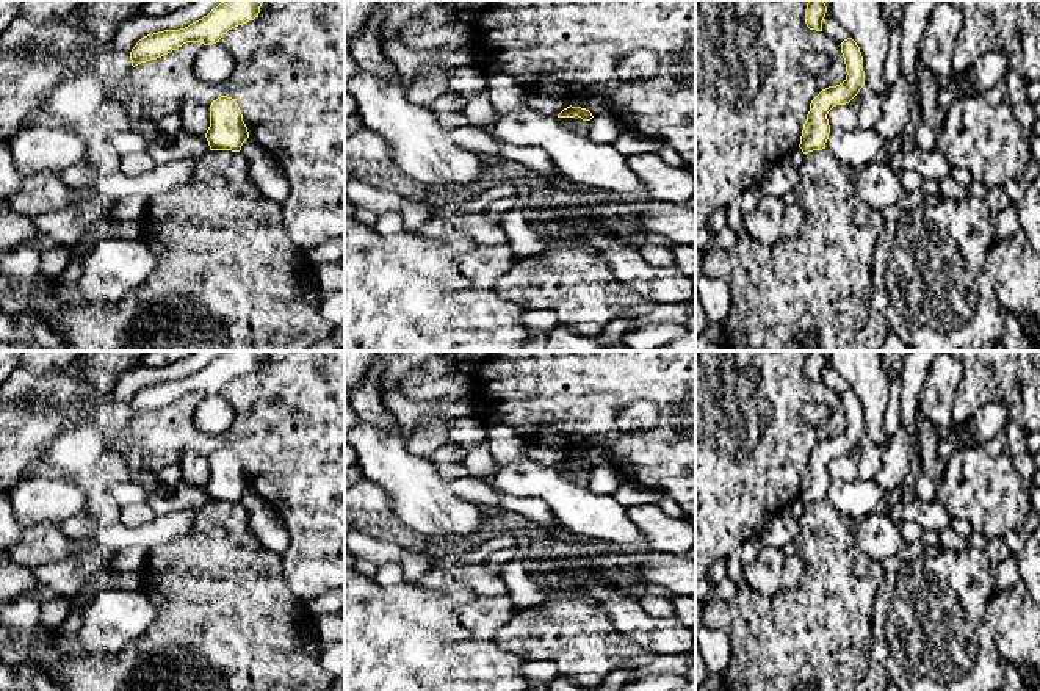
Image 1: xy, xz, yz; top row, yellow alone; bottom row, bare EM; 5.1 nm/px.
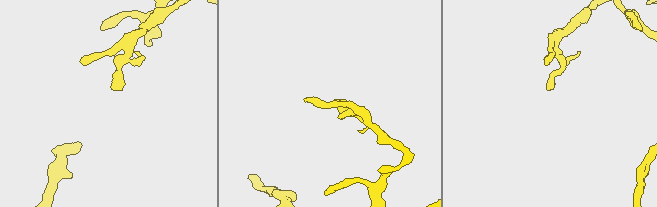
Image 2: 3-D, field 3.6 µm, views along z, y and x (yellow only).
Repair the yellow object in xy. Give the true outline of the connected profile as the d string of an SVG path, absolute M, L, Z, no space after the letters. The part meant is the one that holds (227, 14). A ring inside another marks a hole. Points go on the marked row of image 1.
M222 0L185 28L147 34L132 49L132 66L161 58L186 42L216 44L229 30L258 17L262 3L263 0Z

